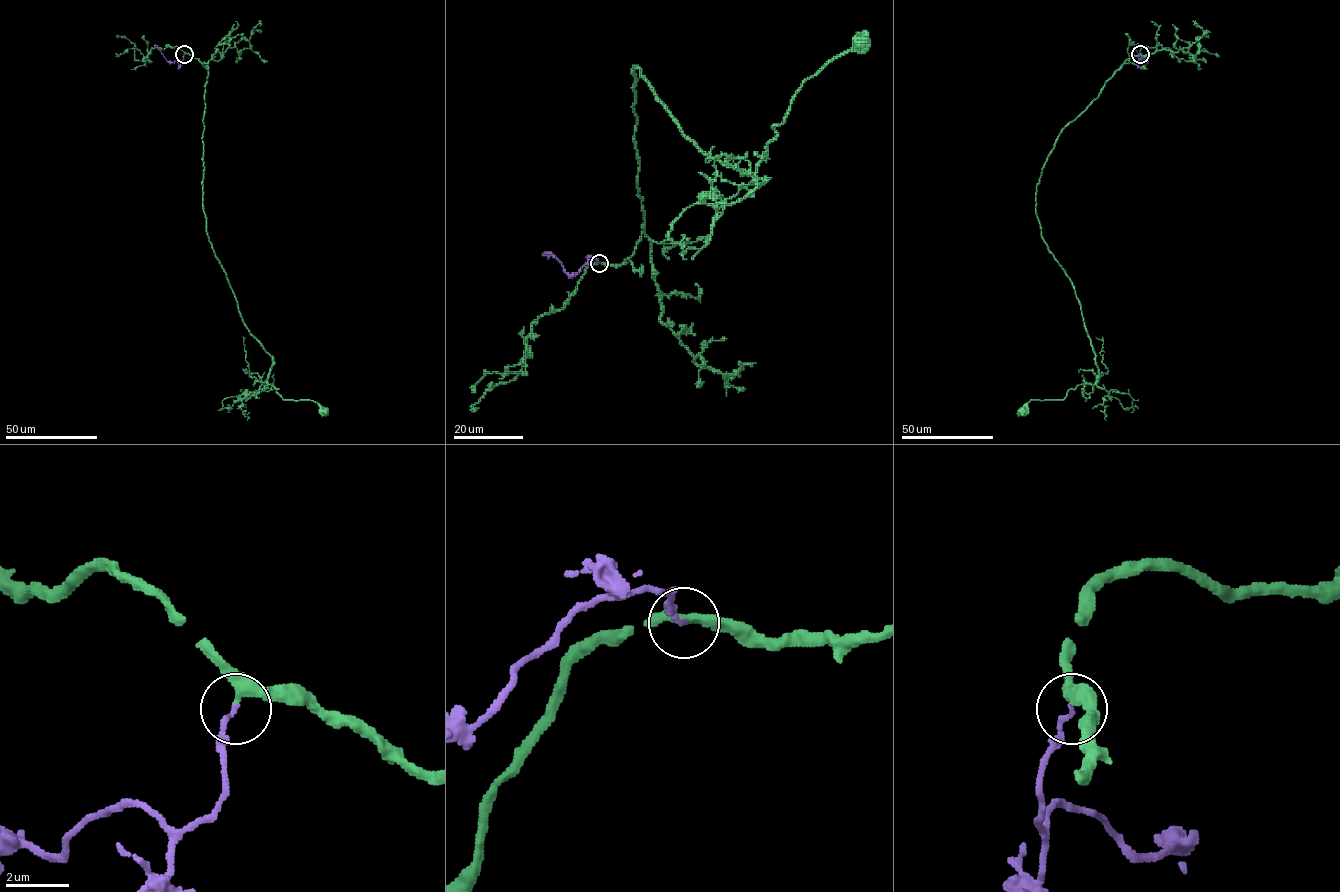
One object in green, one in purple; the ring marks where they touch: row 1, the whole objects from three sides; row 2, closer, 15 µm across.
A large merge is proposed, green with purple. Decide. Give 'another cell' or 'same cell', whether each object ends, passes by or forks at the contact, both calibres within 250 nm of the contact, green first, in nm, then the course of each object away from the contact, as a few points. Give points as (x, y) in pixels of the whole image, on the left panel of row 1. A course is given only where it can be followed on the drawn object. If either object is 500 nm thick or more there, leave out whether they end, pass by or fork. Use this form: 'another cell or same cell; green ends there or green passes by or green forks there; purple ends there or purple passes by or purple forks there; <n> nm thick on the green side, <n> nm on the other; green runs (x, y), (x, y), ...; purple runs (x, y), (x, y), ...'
same cell; green passes by; purple ends there; 200 nm thick on the green side, 160 nm on the other; green runs (184, 54), (208, 68), (202, 208), (212, 249), (244, 325), (272, 357), (267, 384), (324, 411); purple runs (184, 54), (181, 61), (168, 62), (154, 45)

